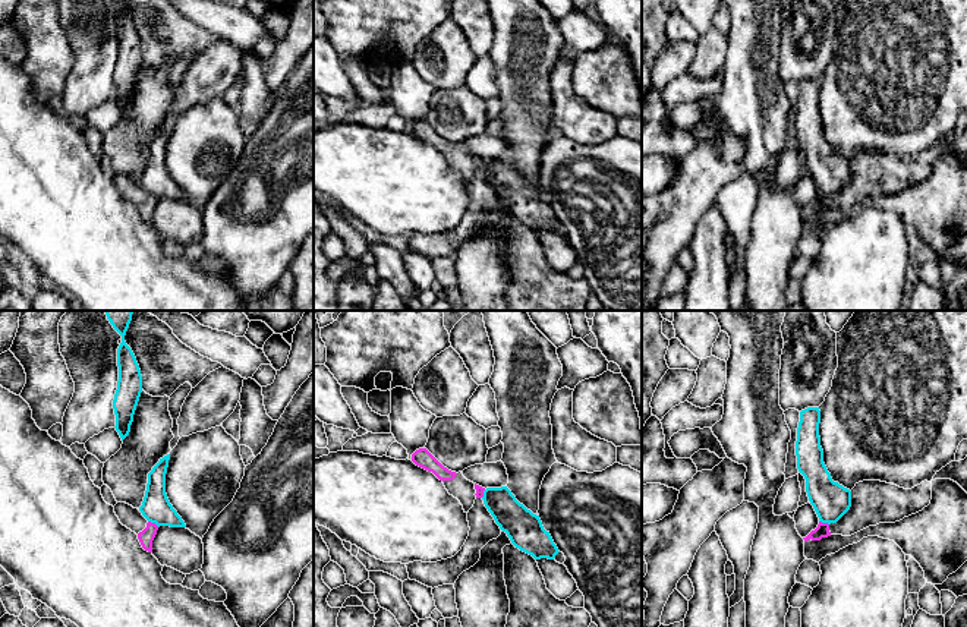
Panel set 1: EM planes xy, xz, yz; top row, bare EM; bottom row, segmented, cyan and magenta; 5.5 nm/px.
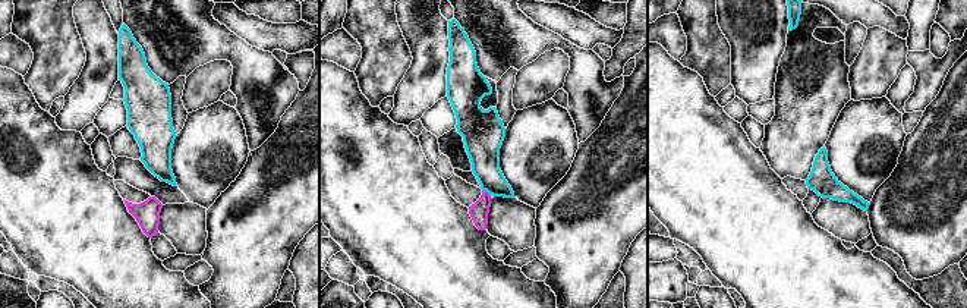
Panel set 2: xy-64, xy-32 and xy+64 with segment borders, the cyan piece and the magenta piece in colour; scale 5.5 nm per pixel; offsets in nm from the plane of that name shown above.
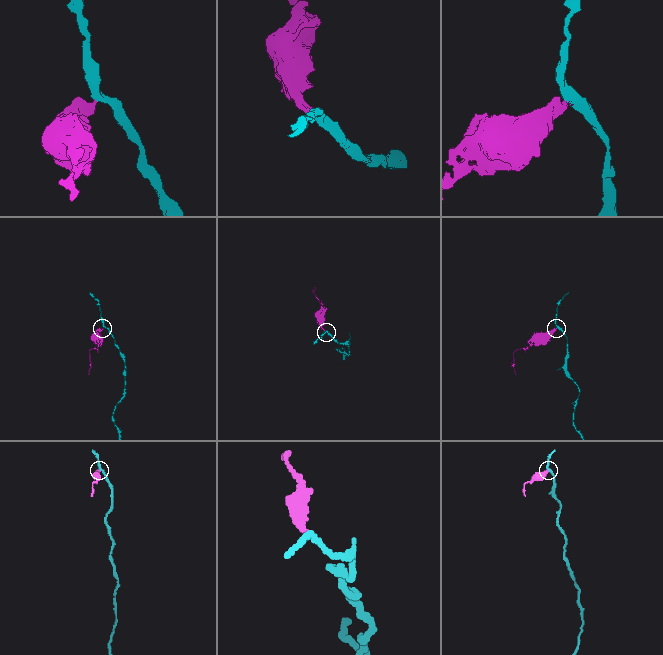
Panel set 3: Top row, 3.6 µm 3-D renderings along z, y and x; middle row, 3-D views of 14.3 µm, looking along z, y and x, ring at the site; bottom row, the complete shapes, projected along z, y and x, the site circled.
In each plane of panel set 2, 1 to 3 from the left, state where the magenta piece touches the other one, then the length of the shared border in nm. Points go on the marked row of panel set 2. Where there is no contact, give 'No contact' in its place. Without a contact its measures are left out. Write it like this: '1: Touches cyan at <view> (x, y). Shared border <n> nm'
1: No contact
2: Touches cyan at xy-32 (487, 191). Shared border 60 nm
3: No contact

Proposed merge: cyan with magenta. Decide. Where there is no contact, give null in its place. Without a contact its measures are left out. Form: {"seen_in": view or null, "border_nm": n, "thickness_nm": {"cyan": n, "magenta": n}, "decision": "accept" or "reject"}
{"seen_in": "xy", "border_nm": 70, "thickness_nm": {"cyan": 160, "magenta": 80}, "decision": "reject"}

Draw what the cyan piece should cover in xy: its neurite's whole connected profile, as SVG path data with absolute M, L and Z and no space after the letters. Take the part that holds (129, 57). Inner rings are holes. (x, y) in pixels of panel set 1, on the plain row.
M114 0L122 7L117 21L119 53L113 72L116 103L122 113L129 107L133 86L142 64L142 47L132 21L126 16L127 0Z

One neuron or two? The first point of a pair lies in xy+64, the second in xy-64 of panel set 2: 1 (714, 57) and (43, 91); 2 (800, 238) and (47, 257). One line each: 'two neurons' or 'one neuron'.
1: one neuron
2: one neuron

